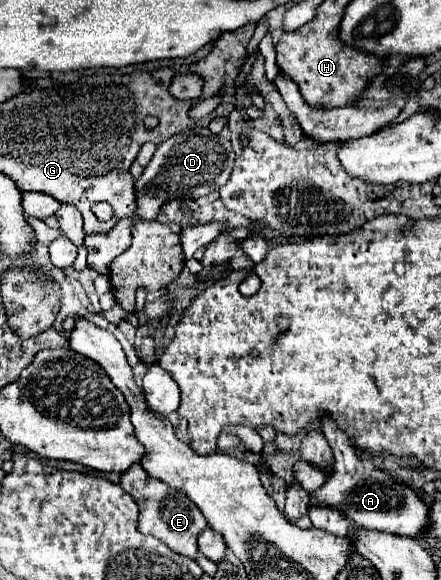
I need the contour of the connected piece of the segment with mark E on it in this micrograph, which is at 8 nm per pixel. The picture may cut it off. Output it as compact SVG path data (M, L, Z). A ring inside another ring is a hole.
M136 464L130 466L122 476L120 476L120 486L134 498L134 502L138 502L138 532L142 534L150 534L158 540L162 540L170 550L188 556L188 558L196 558L198 554L198 534L202 530L206 530L206 520L202 518L202 512L198 510L198 506L194 506L194 502L190 502L190 498L186 498L186 494L182 494L182 490L174 490L170 486L166 486L166 482L152 478L150 474L146 474L146 470Z

